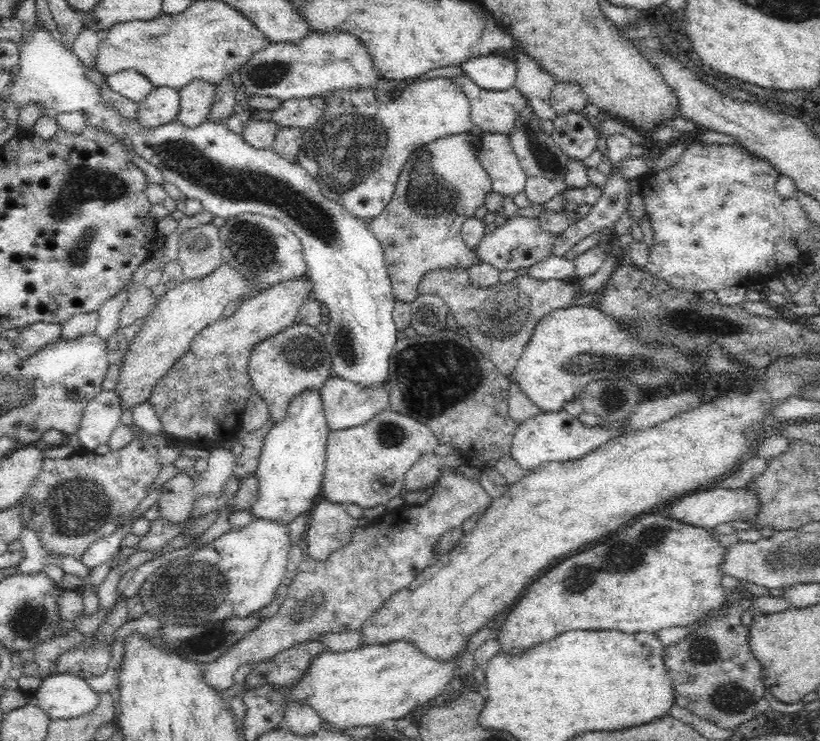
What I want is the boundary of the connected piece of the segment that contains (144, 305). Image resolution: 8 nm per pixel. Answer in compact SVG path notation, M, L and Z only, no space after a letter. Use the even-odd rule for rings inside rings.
M142 286L132 290L120 312L120 326L130 326L135 322L144 322L156 306L159 298L152 294L151 288Z

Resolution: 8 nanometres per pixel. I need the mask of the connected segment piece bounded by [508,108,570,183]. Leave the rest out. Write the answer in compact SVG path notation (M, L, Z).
M526 108L526 114L518 123L518 128L510 132L510 143L514 155L527 178L536 176L545 180L566 183L570 158L560 149L552 136L540 129L541 120L533 114L532 108Z

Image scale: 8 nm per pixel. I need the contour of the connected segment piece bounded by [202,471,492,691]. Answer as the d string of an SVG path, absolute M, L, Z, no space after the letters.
M444 471L443 475L439 478L439 487L437 488L437 491L431 495L431 497L422 504L422 506L403 504L396 509L384 512L381 517L376 517L373 520L373 523L368 525L366 528L354 531L352 542L348 546L334 551L326 560L314 561L311 558L308 558L305 561L302 560L297 567L296 576L294 576L292 584L290 584L289 589L287 590L286 599L282 602L277 613L270 618L264 619L264 622L261 622L254 630L252 630L252 632L250 632L250 634L248 634L248 636L244 636L242 640L238 641L237 644L234 644L234 648L230 648L230 652L224 652L224 655L220 655L218 659L203 664L202 670L206 682L210 684L210 686L217 688L217 690L226 690L226 688L230 688L233 684L232 676L234 676L234 672L236 672L237 668L243 664L269 660L273 656L276 656L283 650L294 646L294 644L298 642L314 640L321 632L337 633L361 630L362 625L366 624L366 622L370 620L371 616L385 605L386 600L390 600L390 596L412 584L416 576L418 576L421 571L424 571L424 569L432 563L432 560L434 559L434 544L438 542L438 539L444 535L445 532L457 529L460 525L462 525L464 520L468 520L468 518L472 516L480 518L483 512L489 507L491 499L490 495L482 489L482 485L478 482L478 480L468 479L468 477L465 477L464 475L456 475L454 471Z

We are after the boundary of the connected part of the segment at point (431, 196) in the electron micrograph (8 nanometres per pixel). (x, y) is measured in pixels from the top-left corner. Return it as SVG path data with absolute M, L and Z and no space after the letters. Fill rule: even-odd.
M474 130L439 138L434 140L434 143L416 149L399 173L399 180L395 184L390 202L378 216L374 216L368 222L370 233L381 243L384 264L396 301L411 303L419 295L418 280L429 270L456 268L456 266L467 269L481 261L464 243L461 234L465 220L474 217L476 210L485 203L486 195L493 191L490 176L473 153L480 144L482 136L478 130Z

